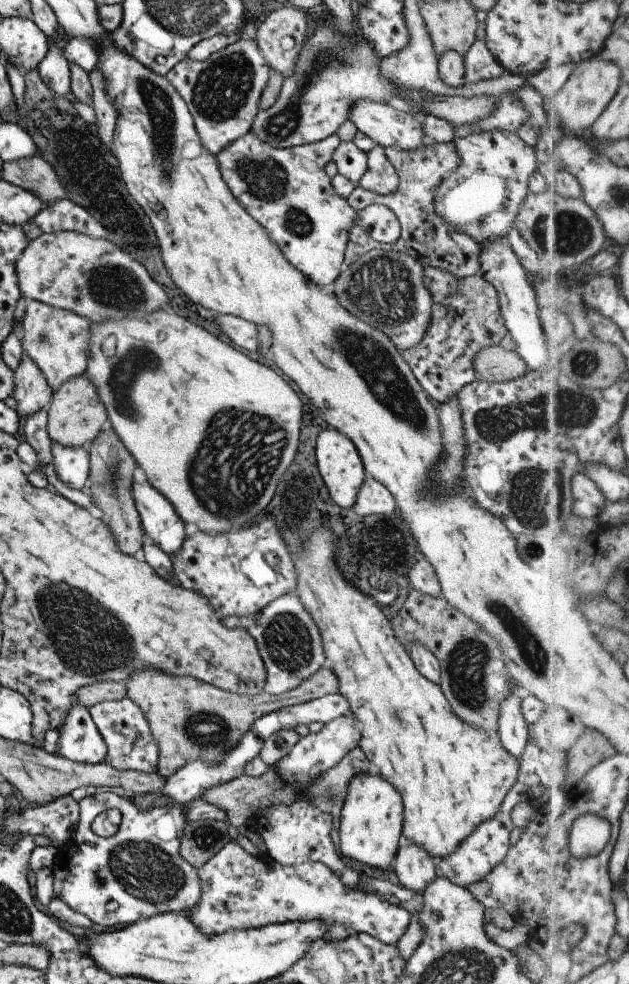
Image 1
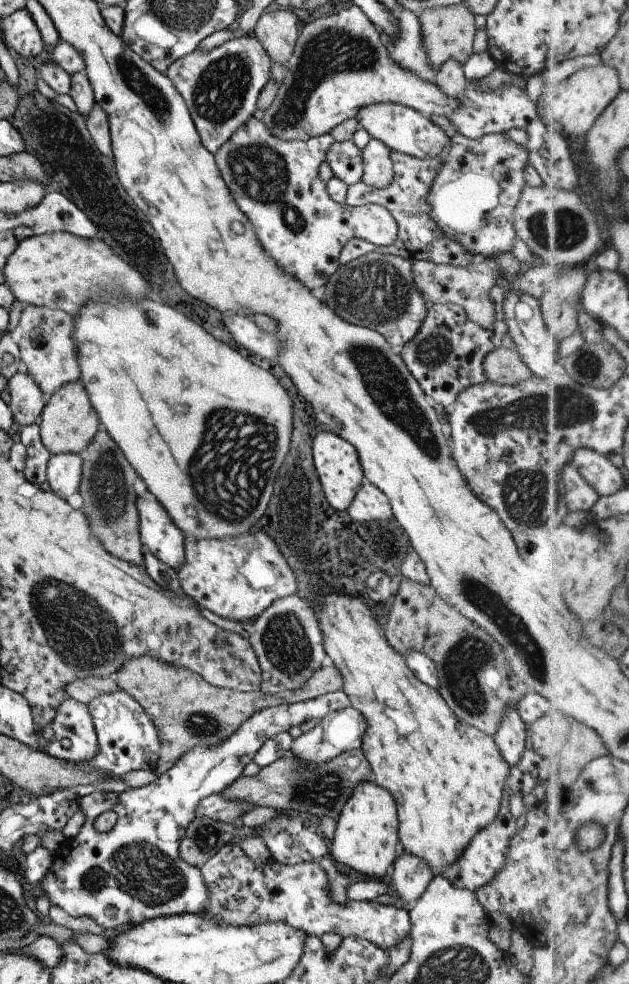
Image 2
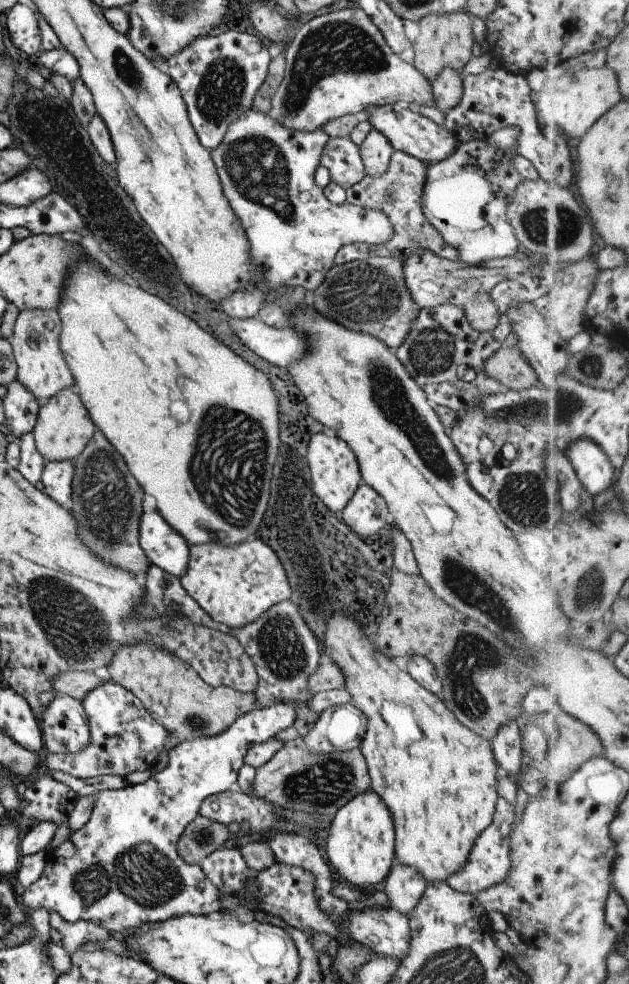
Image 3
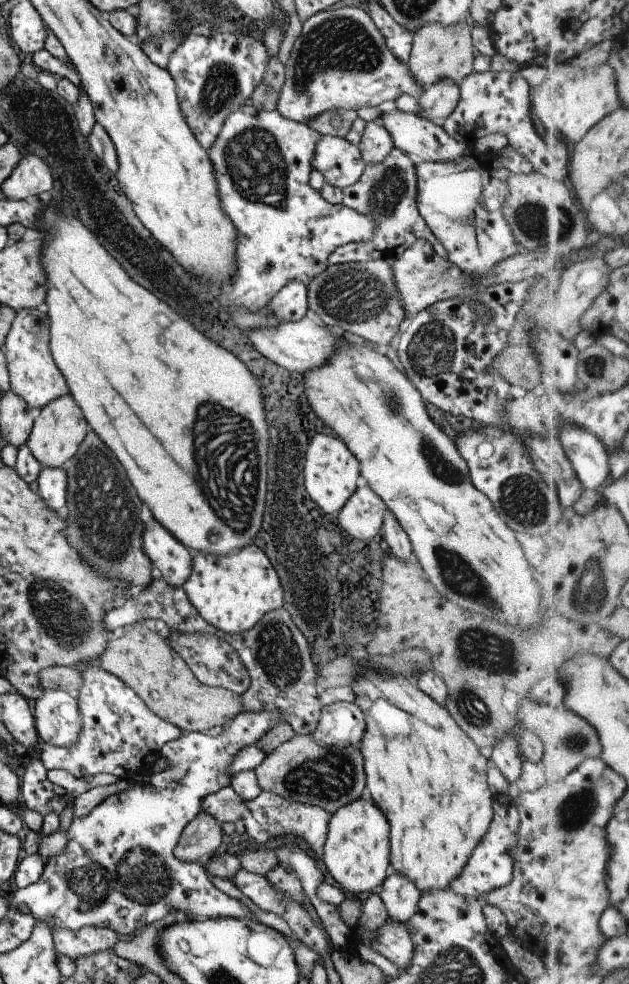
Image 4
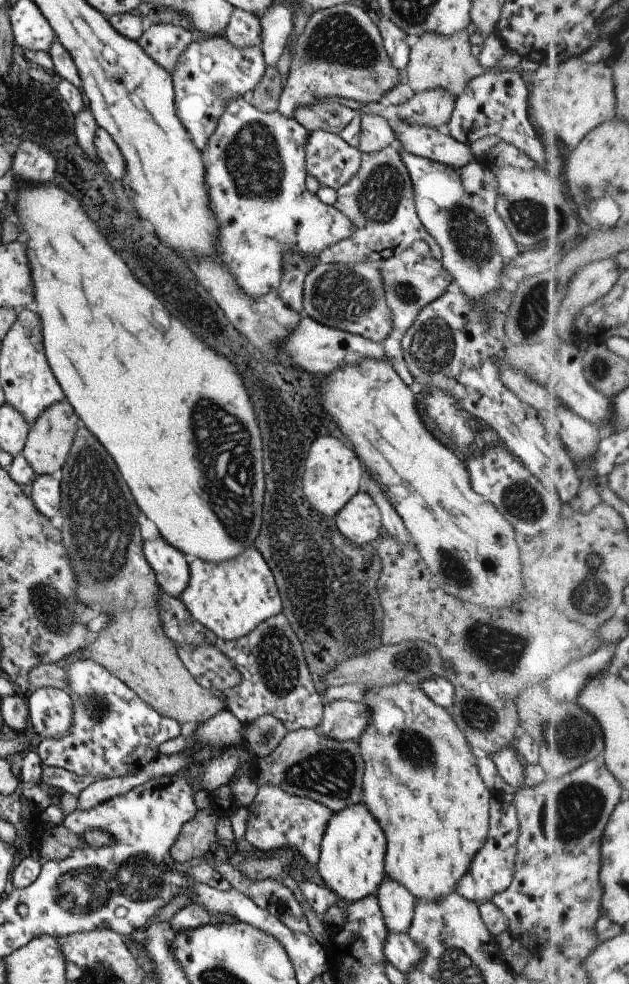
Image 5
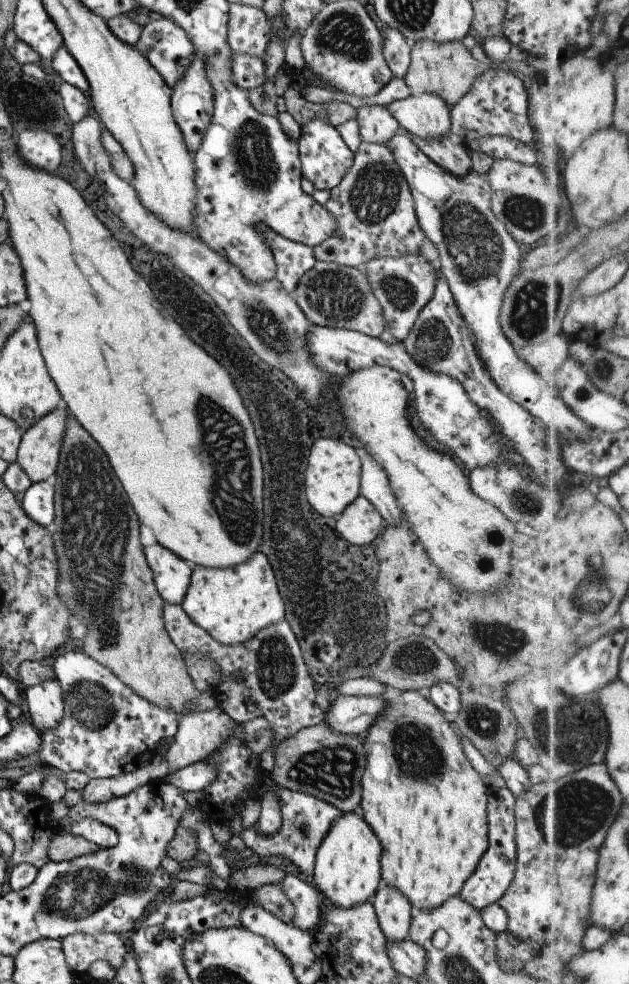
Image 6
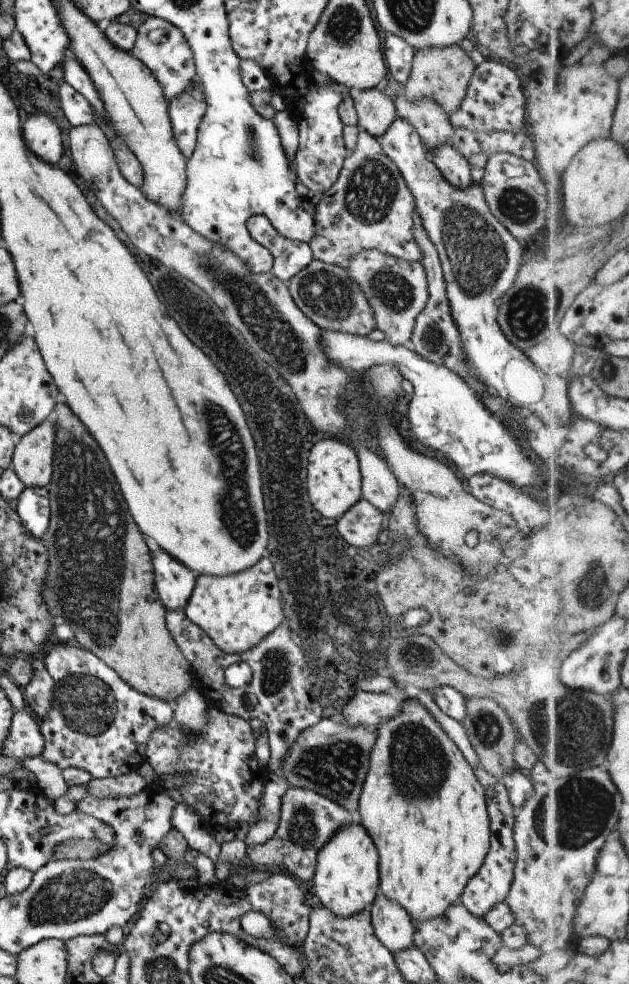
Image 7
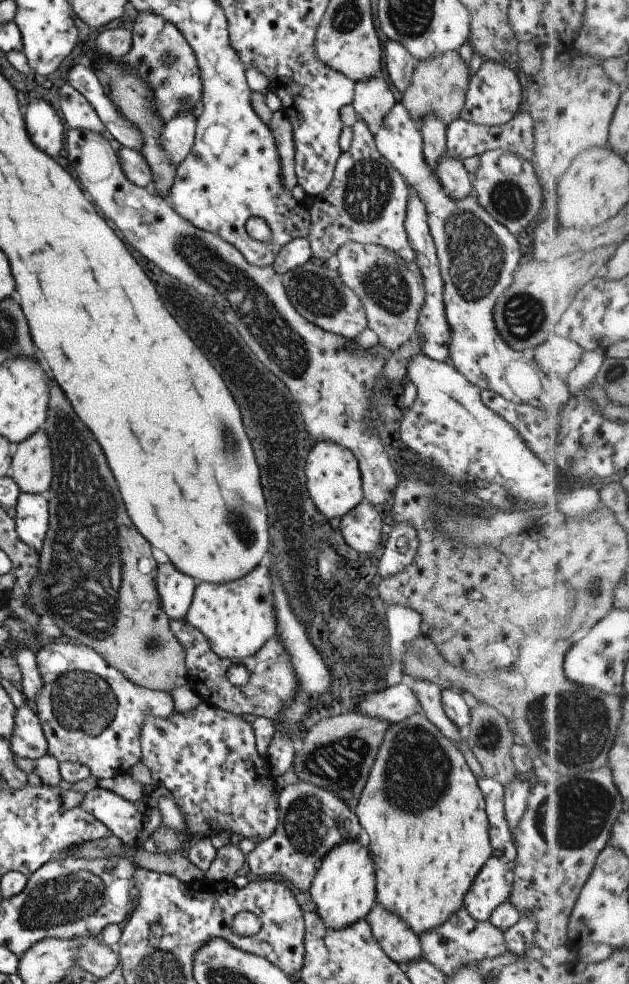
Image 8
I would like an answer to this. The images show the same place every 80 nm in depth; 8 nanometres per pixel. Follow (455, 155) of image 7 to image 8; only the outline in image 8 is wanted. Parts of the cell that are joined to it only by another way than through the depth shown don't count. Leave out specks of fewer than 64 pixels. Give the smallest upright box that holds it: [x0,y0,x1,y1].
[436,154,473,202]

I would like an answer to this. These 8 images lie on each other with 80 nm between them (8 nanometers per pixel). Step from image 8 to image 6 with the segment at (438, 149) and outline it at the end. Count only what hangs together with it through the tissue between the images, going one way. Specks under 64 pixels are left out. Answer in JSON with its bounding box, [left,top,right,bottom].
[385,94,450,140]

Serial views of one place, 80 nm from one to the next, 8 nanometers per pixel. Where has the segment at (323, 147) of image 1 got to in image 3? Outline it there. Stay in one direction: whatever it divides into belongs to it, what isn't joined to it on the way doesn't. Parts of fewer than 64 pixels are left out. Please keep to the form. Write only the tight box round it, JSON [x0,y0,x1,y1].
[210,108,391,319]

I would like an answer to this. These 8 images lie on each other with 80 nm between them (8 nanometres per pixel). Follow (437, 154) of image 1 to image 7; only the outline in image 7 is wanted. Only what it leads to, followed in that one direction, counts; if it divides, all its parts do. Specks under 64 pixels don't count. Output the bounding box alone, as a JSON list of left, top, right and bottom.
[307,126,421,267]

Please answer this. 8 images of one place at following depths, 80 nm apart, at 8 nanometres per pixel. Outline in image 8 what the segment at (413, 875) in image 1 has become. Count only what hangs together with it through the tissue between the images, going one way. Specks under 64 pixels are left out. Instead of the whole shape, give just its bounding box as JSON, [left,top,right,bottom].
[365,903,422,964]

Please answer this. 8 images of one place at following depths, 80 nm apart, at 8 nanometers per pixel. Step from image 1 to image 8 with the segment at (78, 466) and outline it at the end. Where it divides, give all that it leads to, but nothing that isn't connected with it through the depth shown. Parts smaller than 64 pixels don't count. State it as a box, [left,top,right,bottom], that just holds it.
[15,493,47,552]

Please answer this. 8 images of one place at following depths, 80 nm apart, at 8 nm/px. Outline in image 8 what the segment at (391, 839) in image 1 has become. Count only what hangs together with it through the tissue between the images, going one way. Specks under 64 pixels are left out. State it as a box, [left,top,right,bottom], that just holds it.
[308,840,376,930]

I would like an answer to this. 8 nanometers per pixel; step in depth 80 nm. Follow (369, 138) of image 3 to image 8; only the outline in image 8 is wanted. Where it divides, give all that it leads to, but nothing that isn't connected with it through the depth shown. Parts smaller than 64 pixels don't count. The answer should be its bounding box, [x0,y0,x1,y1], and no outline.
[351,75,395,132]

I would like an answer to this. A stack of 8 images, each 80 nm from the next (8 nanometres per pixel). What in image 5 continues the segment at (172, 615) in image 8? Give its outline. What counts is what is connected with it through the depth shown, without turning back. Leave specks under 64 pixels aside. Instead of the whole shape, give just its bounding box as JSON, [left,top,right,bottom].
[142,538,189,597]

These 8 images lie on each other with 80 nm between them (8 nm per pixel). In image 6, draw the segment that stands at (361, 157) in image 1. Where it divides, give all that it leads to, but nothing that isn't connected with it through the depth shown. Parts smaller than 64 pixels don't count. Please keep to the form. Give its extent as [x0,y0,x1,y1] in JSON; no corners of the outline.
[297,118,353,190]

